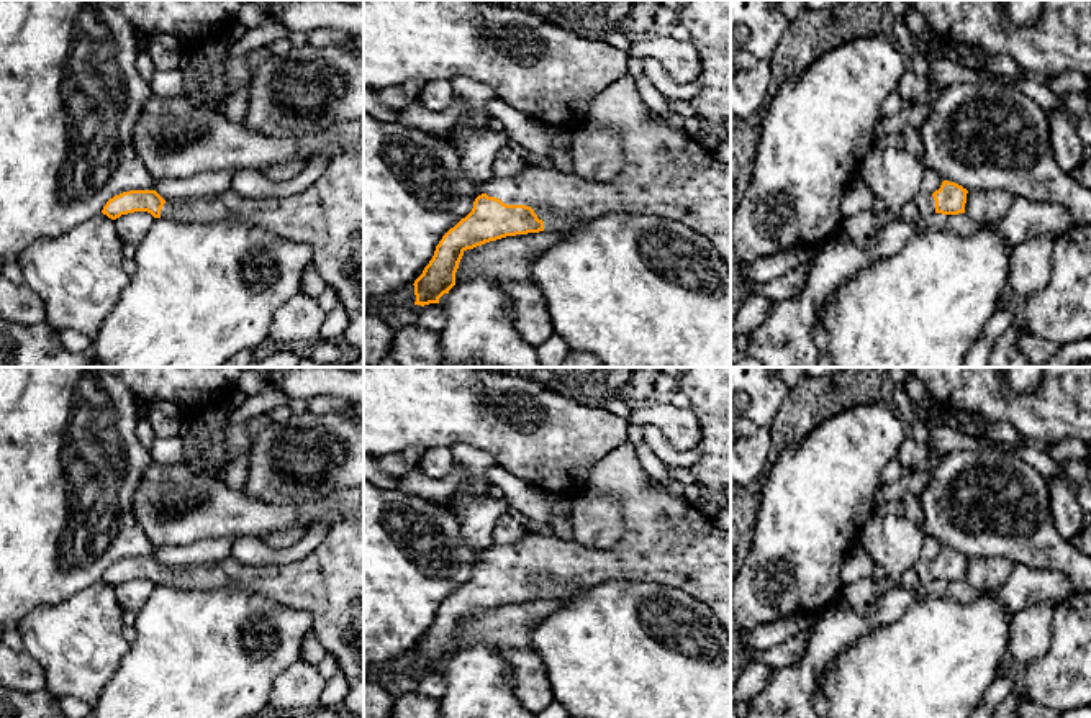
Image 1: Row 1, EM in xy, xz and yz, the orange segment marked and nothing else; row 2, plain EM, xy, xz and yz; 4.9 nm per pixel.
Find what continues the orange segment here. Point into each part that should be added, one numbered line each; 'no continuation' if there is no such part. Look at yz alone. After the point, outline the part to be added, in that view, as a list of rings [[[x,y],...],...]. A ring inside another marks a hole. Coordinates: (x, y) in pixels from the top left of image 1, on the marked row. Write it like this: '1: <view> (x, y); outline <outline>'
1: yz (921, 205); outline [[[917,192],[903,208],[904,221],[919,221],[935,213],[935,200],[932,195]]]

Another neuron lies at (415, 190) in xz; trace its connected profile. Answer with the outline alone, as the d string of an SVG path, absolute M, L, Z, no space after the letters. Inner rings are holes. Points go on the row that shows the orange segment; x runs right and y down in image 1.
M364 113L364 300L414 284L442 236L465 218L485 184L470 179L449 143Z

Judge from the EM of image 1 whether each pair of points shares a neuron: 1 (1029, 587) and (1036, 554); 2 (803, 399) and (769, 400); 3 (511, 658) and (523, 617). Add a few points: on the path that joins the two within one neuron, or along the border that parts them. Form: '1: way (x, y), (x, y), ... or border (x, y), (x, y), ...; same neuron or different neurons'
1: border (1014, 564), (1057, 568), (1068, 581); different neurons
2: border (800, 384), (783, 400), (770, 436); different neurons
3: border (529, 646), (505, 651); different neurons

